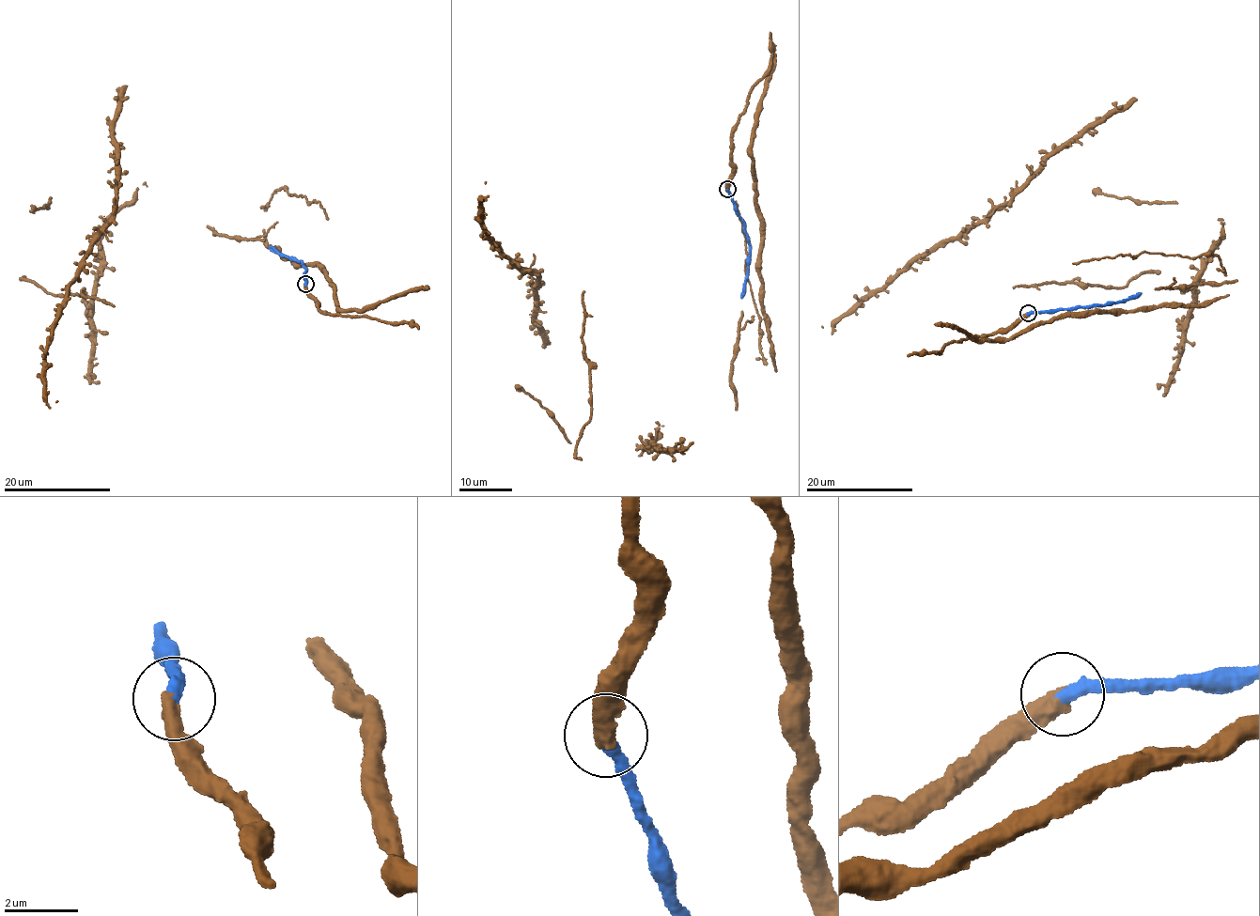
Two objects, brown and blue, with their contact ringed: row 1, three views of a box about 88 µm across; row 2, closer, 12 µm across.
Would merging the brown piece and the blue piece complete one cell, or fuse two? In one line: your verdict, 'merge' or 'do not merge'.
merge

